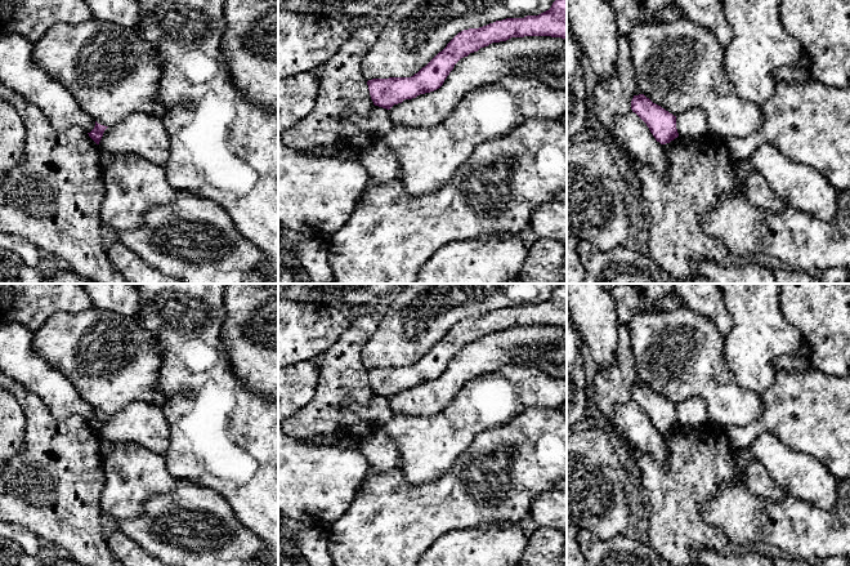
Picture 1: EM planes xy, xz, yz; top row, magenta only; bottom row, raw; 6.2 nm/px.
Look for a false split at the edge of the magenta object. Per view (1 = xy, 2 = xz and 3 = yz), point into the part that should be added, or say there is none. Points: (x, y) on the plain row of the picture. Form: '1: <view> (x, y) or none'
1: none
2: none
3: none

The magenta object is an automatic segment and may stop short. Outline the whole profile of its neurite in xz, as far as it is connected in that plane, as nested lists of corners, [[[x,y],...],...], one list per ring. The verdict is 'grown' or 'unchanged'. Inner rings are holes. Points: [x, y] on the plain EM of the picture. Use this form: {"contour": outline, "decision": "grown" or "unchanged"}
{"contour": [[[559,284],[551,297],[538,304],[506,307],[458,321],[442,340],[411,366],[368,369],[371,388],[375,395],[390,398],[404,388],[439,378],[455,353],[470,342],[492,331],[524,325],[567,327],[567,284]]], "decision": "unchanged"}

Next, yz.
{"contour": [[[644,383],[634,384],[631,398],[647,413],[656,429],[661,433],[670,432],[679,425],[676,405],[653,392]]], "decision": "unchanged"}

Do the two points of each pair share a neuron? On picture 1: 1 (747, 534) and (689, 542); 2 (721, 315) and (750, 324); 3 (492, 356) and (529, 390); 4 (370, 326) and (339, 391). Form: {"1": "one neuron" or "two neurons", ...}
{"1": "two neurons", "2": "two neurons", "3": "two neurons", "4": "one neuron"}

